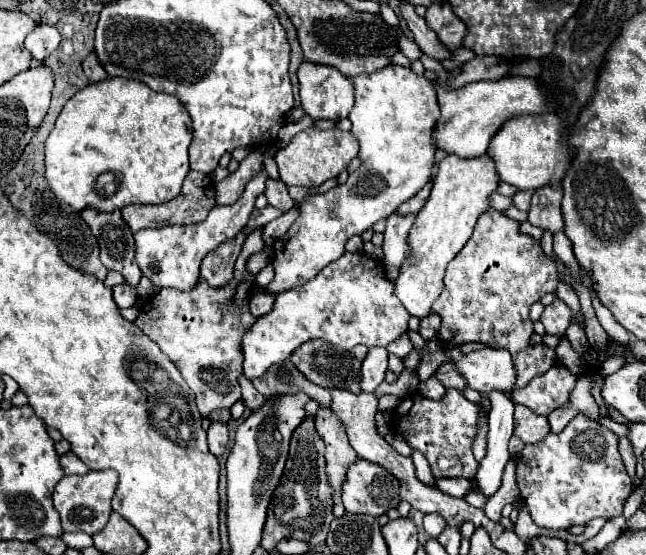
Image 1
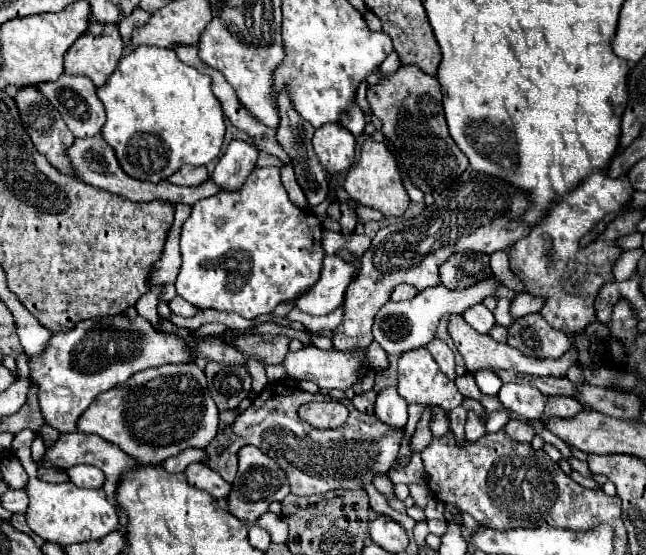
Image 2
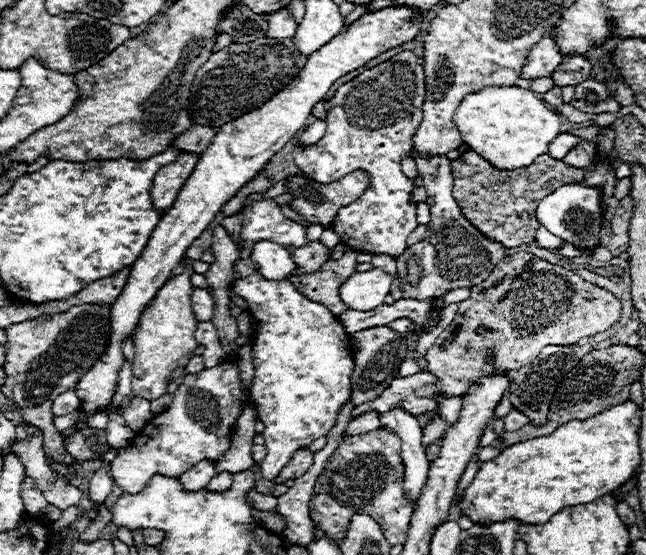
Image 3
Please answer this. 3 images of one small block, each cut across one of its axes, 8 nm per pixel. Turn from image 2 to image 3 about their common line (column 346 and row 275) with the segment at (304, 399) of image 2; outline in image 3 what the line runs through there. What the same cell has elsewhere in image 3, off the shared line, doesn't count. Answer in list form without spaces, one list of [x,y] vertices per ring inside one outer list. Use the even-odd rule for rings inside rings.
[[[446,156],[434,158],[434,160],[424,160],[416,158],[418,172],[422,176],[422,186],[428,192],[428,204],[430,204],[430,214],[432,220],[428,222],[430,230],[426,238],[410,248],[442,248],[442,250],[406,250],[404,252],[404,262],[408,262],[412,256],[418,258],[420,266],[420,282],[418,284],[408,284],[406,280],[406,266],[400,266],[400,286],[402,286],[402,296],[404,298],[416,298],[416,300],[426,300],[434,296],[442,296],[444,292],[450,292],[452,288],[464,288],[464,286],[476,286],[482,280],[490,276],[490,272],[496,268],[496,264],[508,254],[508,250],[502,244],[490,242],[482,232],[478,232],[460,212],[456,200],[452,198],[452,168],[450,160]],[[450,248],[460,248],[460,250],[450,250]]]

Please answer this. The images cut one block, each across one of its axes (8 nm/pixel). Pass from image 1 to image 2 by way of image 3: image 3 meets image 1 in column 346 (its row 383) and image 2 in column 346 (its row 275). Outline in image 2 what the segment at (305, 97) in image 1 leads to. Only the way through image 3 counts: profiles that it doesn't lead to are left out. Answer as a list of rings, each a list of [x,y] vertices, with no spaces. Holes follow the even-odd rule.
[[[328,124],[326,128],[318,128],[314,132],[312,146],[326,172],[336,174],[350,170],[354,162],[356,140],[340,124]]]

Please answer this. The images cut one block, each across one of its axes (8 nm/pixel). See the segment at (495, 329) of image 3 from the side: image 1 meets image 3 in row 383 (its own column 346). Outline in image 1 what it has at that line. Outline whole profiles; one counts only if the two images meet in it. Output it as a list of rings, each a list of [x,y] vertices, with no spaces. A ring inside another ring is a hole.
[[[322,406],[320,412],[314,416],[314,420],[316,420],[316,430],[326,444],[328,484],[332,488],[334,502],[338,502],[342,494],[342,482],[346,478],[346,472],[358,460],[358,454],[350,448],[342,422],[334,416],[330,408]]]

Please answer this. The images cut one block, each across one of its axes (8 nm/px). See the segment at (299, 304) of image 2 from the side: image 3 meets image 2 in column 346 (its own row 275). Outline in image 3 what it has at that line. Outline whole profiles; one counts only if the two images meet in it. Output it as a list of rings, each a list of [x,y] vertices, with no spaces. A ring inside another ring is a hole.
[[[258,240],[252,248],[250,260],[254,262],[256,272],[268,280],[286,280],[288,274],[296,272],[288,250],[270,240]]]

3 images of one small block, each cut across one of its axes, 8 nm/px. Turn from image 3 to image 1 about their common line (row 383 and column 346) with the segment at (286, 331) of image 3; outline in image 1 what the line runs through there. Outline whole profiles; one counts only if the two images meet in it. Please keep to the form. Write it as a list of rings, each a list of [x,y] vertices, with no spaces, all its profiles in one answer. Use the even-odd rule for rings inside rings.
[[[344,252],[302,288],[278,294],[272,312],[256,318],[246,330],[242,338],[246,378],[262,376],[272,364],[284,362],[300,344],[314,338],[328,340],[344,350],[356,344],[388,346],[408,330],[408,320],[410,314],[394,296],[394,284],[386,278],[382,264],[366,254]]]

